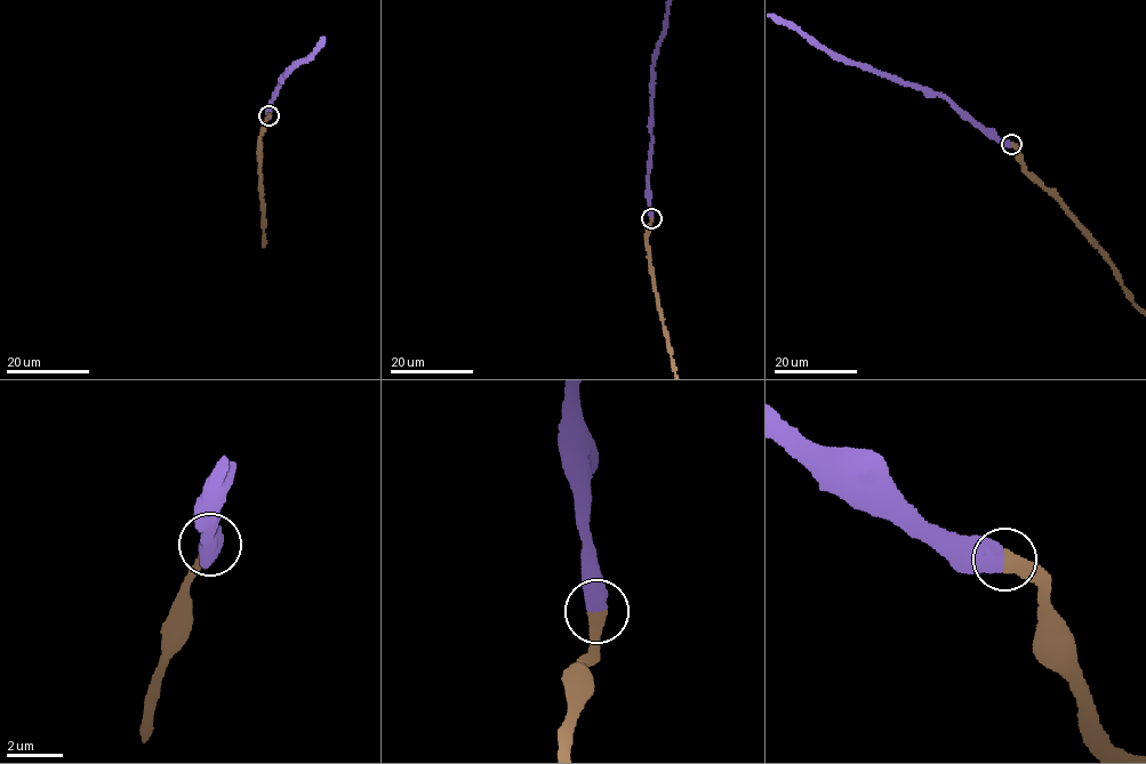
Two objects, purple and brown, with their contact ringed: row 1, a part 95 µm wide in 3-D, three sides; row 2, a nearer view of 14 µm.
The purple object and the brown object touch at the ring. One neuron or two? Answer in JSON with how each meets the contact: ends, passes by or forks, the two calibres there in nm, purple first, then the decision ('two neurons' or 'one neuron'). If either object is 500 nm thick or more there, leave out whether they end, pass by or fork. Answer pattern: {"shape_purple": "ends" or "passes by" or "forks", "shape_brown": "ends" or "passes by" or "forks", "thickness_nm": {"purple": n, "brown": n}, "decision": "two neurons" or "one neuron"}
{"thickness_nm": {"purple": 700, "brown": 550}, "decision": "one neuron"}

